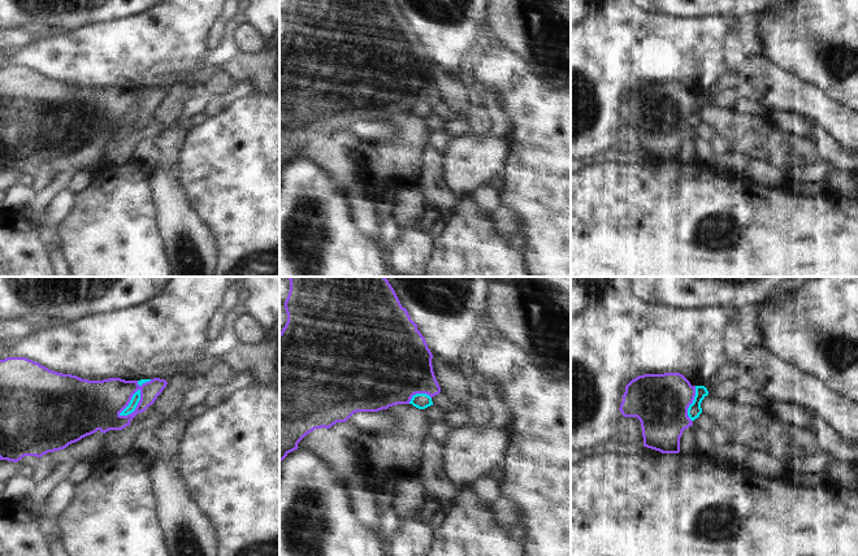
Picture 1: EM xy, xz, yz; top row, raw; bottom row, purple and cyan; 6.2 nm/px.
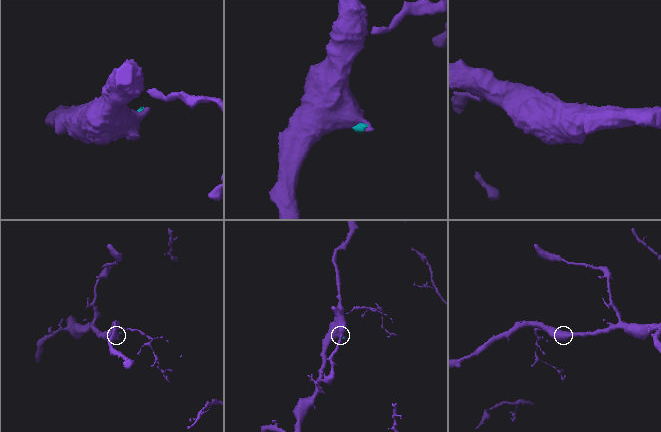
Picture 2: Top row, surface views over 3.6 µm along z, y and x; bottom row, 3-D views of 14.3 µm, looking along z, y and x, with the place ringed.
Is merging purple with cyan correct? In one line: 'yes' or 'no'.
no

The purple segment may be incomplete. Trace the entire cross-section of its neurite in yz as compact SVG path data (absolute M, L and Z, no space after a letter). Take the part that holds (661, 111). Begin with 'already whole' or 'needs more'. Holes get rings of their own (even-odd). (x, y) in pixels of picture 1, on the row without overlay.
already whole | M680 82L644 83L625 95L619 120L641 131L644 156L679 162L682 140L693 134L688 117L696 95Z

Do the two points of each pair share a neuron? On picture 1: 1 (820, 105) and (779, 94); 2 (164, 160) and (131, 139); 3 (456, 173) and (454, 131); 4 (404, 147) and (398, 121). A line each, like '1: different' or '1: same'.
1: same
2: same
3: different
4: same

